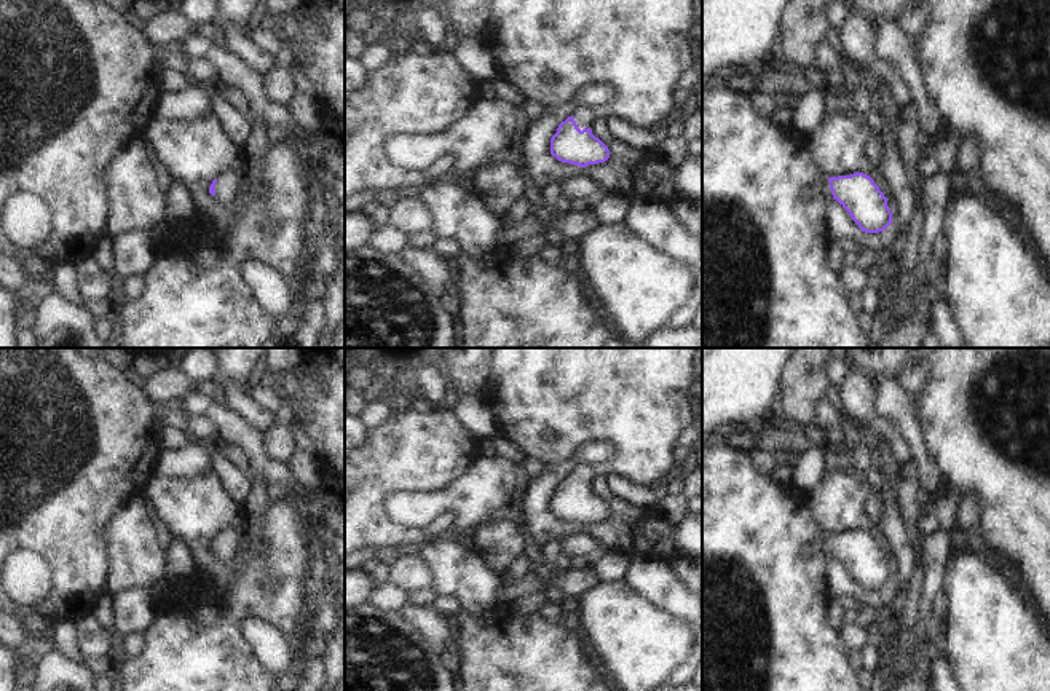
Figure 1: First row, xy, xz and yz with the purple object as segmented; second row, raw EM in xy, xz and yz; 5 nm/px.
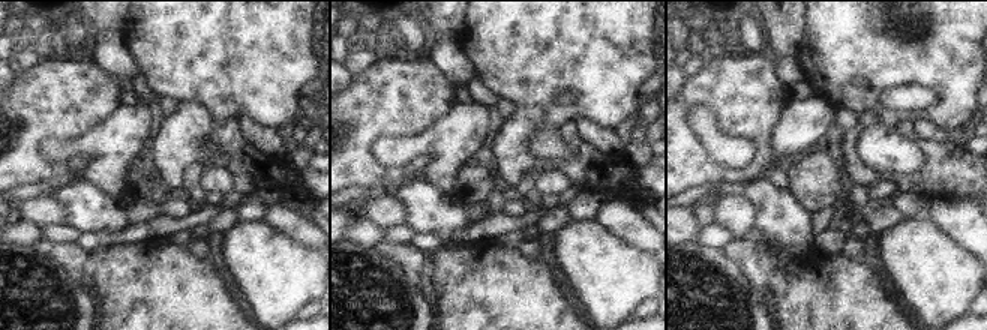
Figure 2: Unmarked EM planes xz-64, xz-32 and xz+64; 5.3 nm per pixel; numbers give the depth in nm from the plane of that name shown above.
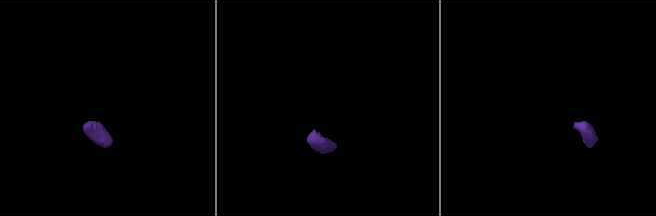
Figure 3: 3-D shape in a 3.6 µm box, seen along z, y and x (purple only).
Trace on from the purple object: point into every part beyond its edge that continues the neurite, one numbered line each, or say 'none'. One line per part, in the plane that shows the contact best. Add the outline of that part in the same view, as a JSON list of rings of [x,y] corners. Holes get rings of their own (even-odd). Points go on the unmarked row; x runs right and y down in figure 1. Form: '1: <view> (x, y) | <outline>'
1: xz (548, 402) | [[[493,348],[490,361],[490,375],[482,386],[479,397],[491,412],[498,424],[496,440],[514,456],[531,456],[541,463],[560,463],[573,460],[576,450],[590,440],[603,440],[614,447],[614,453],[602,463],[573,463],[573,476],[578,485],[587,487],[598,476],[616,472],[626,476],[629,480],[649,487],[672,466],[672,448],[680,431],[691,423],[691,407],[685,396],[686,388],[693,381],[694,348]]]

